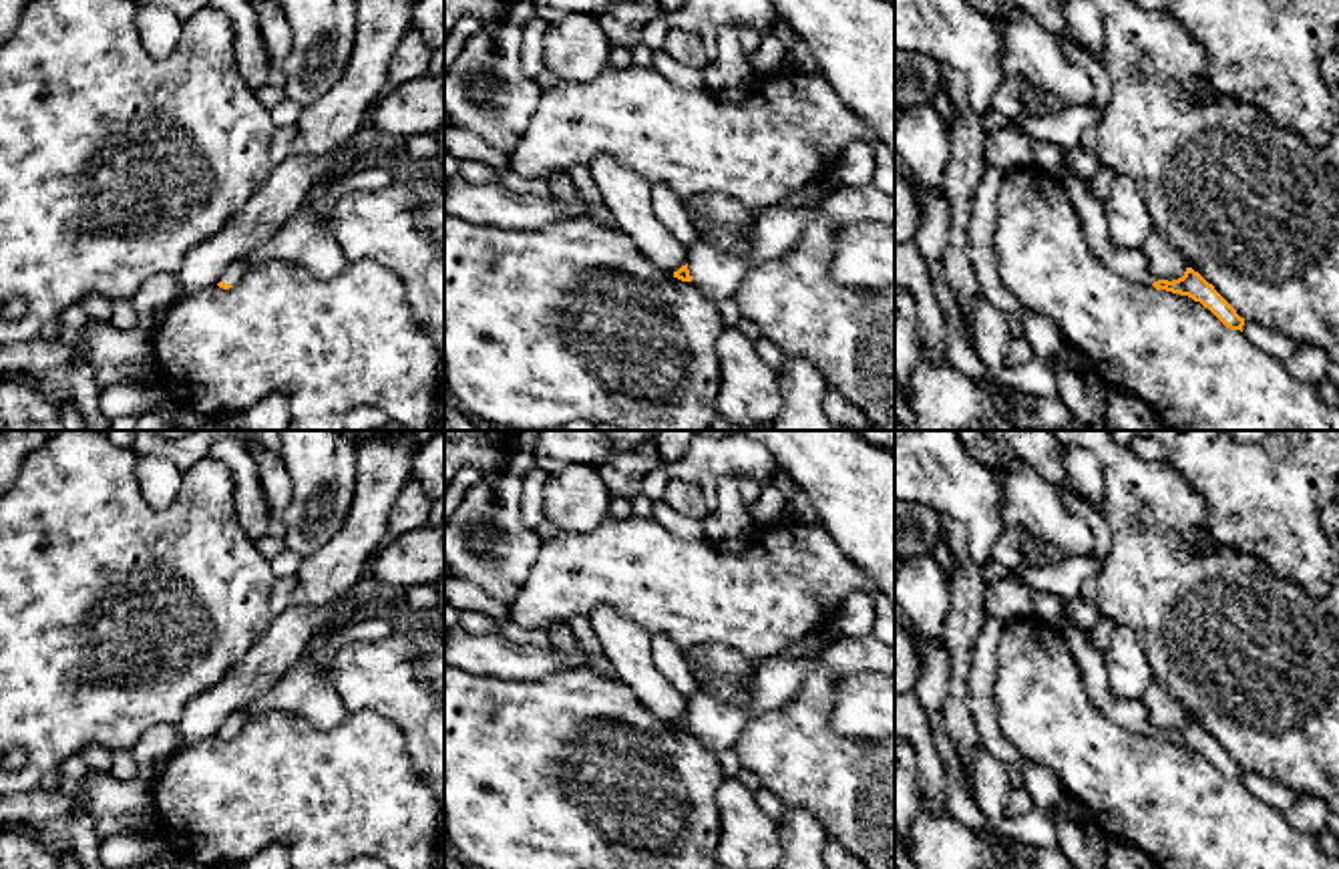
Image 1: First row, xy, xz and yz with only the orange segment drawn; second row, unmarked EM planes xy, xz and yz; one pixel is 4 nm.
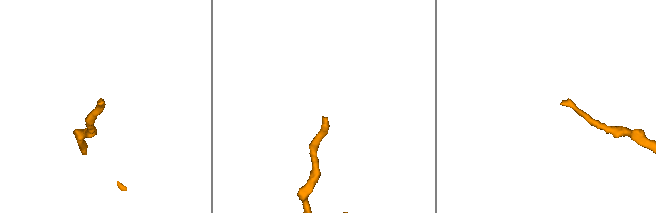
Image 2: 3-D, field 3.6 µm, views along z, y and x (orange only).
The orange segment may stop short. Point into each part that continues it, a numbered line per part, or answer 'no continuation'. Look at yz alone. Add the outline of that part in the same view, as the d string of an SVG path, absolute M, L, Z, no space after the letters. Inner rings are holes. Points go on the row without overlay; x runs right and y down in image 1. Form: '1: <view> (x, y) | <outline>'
1: yz (1132, 717) | M1062 624L1058 628L1078 666L1082 668L1082 678L1086 682L1088 694L1094 706L1114 724L1152 736L1160 728L1152 724L1146 708L1140 702L1114 700L1108 690L1104 656L1096 652L1086 638L1086 632L1072 624Z

